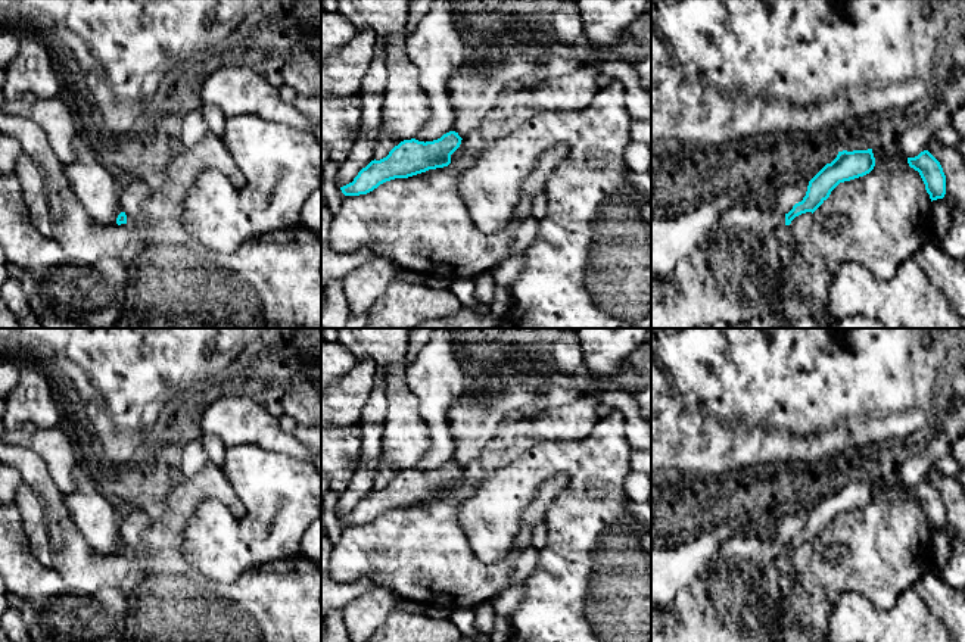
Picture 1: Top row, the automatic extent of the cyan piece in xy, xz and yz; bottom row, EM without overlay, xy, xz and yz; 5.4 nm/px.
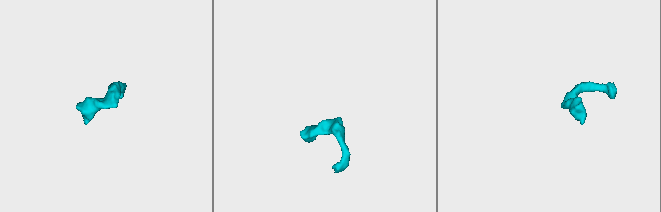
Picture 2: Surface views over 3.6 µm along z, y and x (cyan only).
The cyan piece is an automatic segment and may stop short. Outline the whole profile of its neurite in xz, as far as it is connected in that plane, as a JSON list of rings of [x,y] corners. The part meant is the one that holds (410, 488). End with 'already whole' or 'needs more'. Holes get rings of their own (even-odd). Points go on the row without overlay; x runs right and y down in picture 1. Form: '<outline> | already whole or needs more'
[[[455,461],[426,473],[415,468],[404,470],[386,487],[371,490],[352,512],[340,517],[340,520],[345,526],[367,524],[386,511],[448,496],[451,484],[460,477],[461,470]]] | already whole

